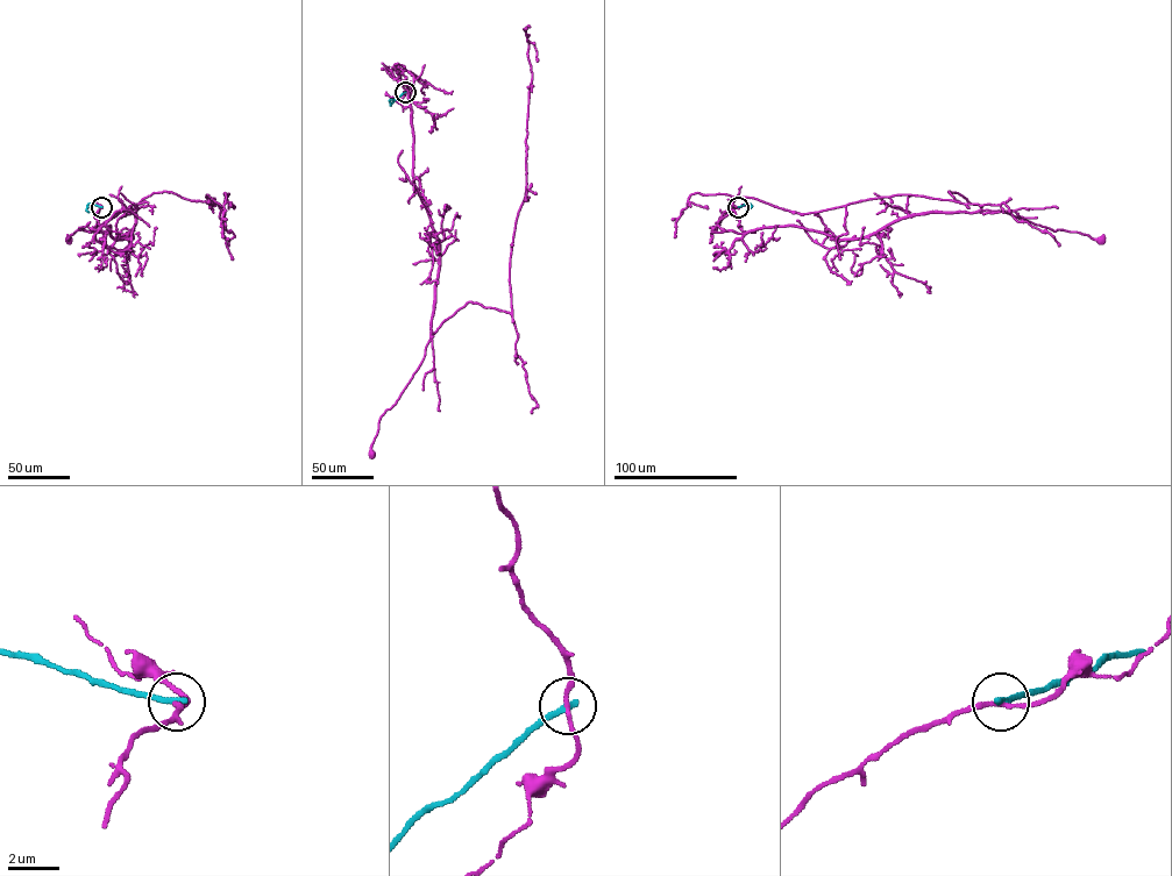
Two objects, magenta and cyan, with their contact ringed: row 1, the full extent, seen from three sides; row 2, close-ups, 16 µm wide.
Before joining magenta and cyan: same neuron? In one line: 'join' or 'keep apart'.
keep apart

